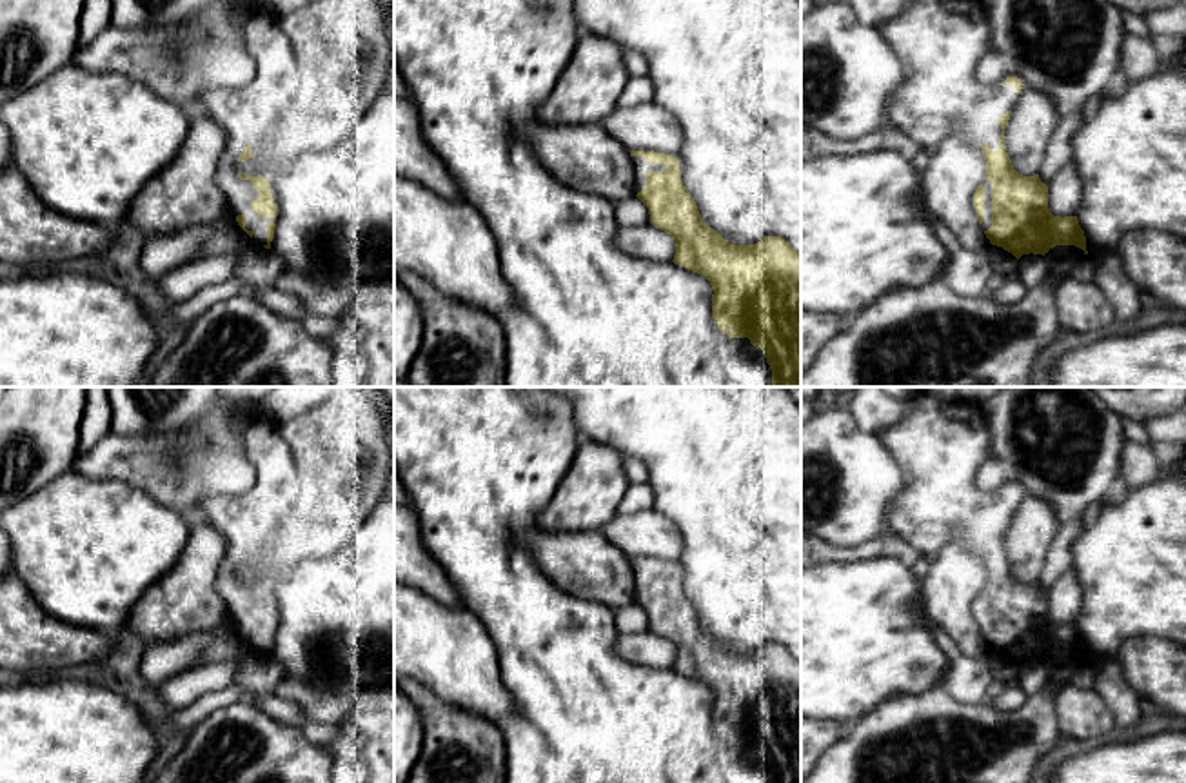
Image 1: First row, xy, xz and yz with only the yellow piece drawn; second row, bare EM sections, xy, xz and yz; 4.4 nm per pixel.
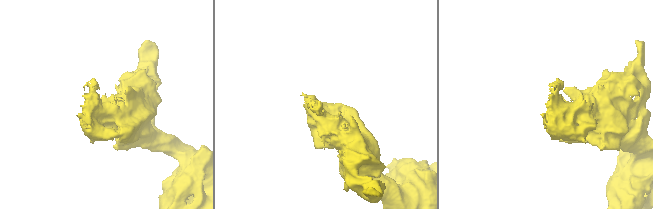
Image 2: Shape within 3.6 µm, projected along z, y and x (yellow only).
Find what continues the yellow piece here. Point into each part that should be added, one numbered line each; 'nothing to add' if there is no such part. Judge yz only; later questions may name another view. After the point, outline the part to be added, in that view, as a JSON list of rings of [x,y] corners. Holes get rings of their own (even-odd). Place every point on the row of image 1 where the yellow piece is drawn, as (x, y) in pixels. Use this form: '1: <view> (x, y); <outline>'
1: yz (987, 184); [[[984,180],[983,187],[984,187],[984,222],[981,223],[981,227],[988,231],[992,227],[992,182]]]

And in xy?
1: xy (220, 104); [[[214,87],[198,98],[194,111],[205,113],[223,129],[225,149],[218,165],[218,185],[229,202],[229,213],[247,216],[245,229],[252,233],[252,245],[263,247],[267,245],[267,223],[276,223],[278,216],[260,218],[258,213],[251,209],[251,202],[258,198],[258,191],[251,180],[238,176],[238,156],[249,144],[240,125],[240,102],[240,89]]]

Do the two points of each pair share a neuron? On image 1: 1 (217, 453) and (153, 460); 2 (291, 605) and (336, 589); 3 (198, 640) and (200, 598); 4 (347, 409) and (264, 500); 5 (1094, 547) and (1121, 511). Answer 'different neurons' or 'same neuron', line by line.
1: same neuron
2: same neuron
3: different neurons
4: same neuron
5: same neuron

